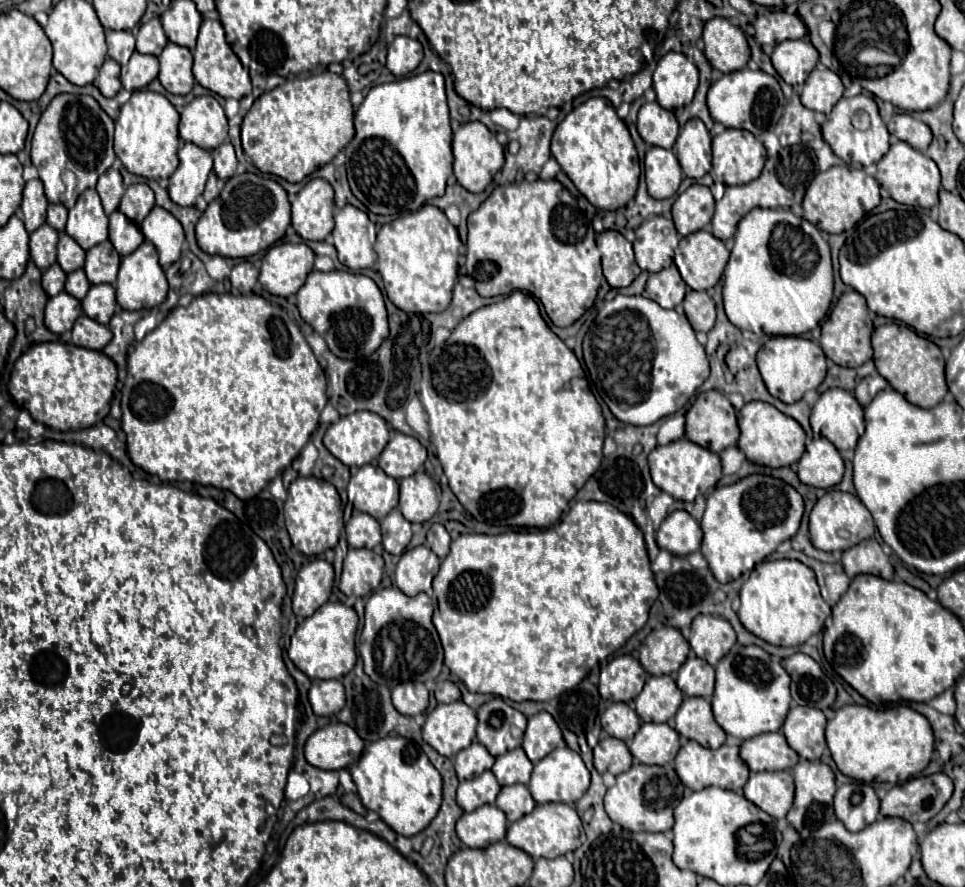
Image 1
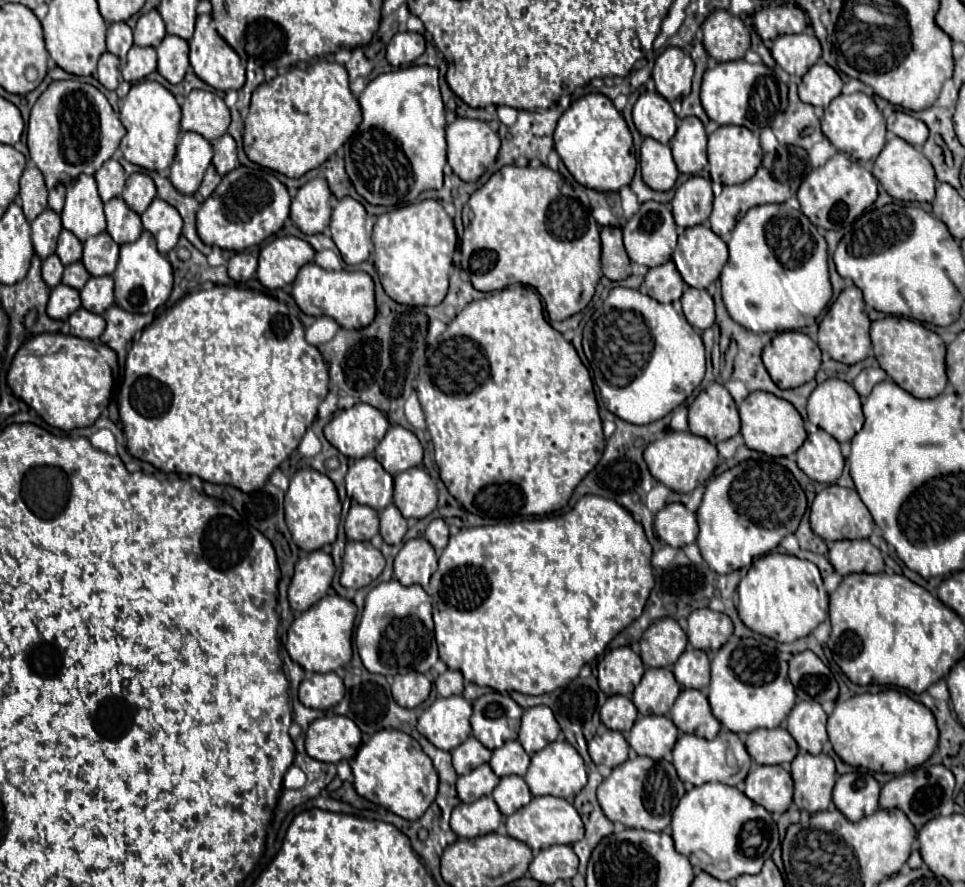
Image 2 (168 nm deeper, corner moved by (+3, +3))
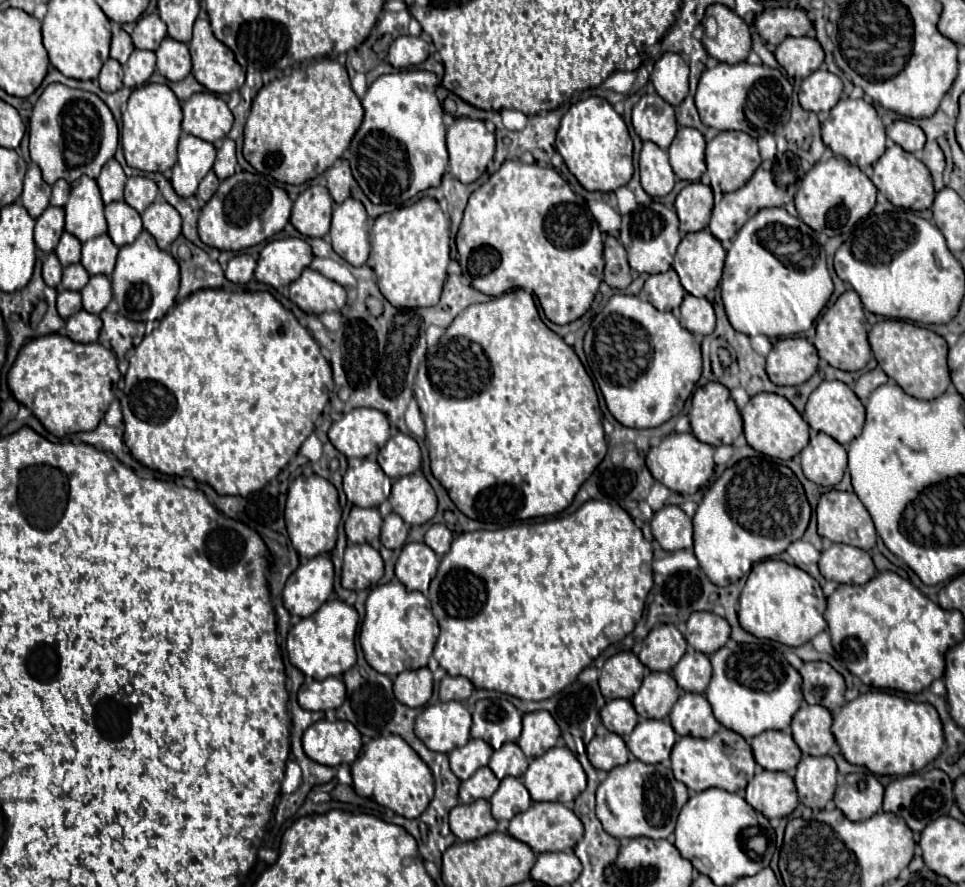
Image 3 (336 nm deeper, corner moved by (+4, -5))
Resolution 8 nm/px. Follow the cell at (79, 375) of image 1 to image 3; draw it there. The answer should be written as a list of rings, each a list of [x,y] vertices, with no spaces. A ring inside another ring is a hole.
[[[52,333],[52,337],[36,337],[20,349],[8,373],[8,387],[14,399],[28,407],[38,417],[46,431],[50,431],[54,437],[66,437],[72,433],[94,431],[98,427],[114,399],[114,387],[118,385],[118,379],[120,379],[118,361],[110,349],[104,349],[100,343],[82,345],[70,341],[68,337]]]

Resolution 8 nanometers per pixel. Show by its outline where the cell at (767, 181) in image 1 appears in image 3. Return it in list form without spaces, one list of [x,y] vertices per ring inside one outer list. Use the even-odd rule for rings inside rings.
[[[762,163],[756,173],[752,175],[752,179],[738,191],[732,191],[732,193],[726,193],[722,197],[720,203],[714,205],[714,211],[712,211],[712,219],[710,219],[710,233],[718,239],[718,241],[730,241],[736,237],[736,233],[740,231],[740,227],[752,217],[756,215],[760,209],[766,209],[766,207],[784,207],[784,201],[786,201],[786,191],[782,187],[778,187],[778,183],[774,181],[774,173],[772,173],[772,165],[770,163]]]

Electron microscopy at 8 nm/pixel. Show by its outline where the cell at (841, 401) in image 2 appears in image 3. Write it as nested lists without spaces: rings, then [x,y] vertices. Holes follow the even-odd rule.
[[[822,381],[810,395],[804,411],[806,423],[814,431],[822,431],[836,439],[840,445],[848,445],[852,439],[856,439],[862,433],[864,425],[864,405],[862,401],[854,395],[854,391],[844,385],[842,381]]]

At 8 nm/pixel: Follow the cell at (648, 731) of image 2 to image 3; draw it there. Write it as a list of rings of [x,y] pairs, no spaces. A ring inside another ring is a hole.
[[[642,721],[628,735],[630,753],[642,763],[662,763],[670,757],[676,733],[668,721]]]

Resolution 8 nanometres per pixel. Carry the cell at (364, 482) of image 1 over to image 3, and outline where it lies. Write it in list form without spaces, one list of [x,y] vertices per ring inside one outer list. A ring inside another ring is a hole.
[[[348,459],[344,475],[347,500],[358,507],[380,507],[391,493],[392,480],[374,459]]]

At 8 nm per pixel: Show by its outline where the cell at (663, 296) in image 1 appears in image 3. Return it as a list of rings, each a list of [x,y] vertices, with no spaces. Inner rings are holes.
[[[674,269],[650,275],[642,287],[642,297],[648,299],[658,311],[674,311],[684,299],[684,287]]]

